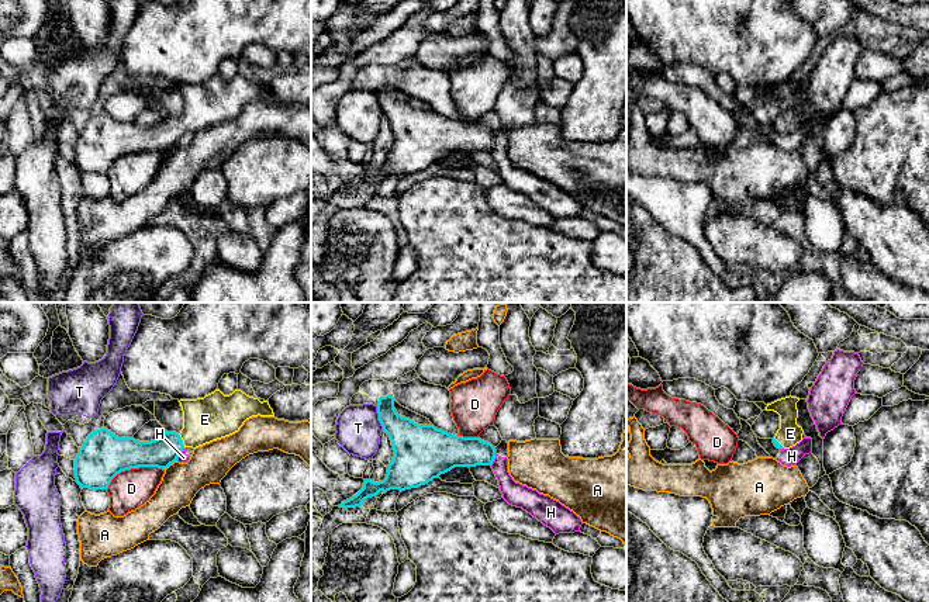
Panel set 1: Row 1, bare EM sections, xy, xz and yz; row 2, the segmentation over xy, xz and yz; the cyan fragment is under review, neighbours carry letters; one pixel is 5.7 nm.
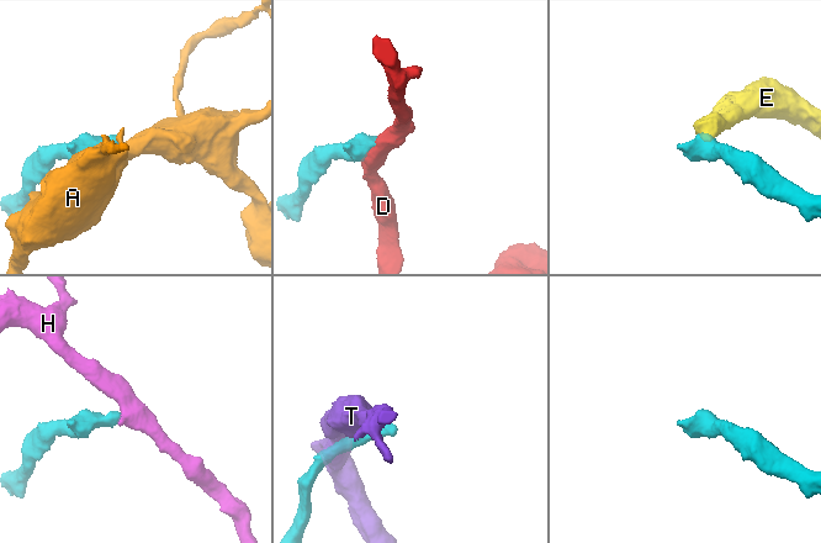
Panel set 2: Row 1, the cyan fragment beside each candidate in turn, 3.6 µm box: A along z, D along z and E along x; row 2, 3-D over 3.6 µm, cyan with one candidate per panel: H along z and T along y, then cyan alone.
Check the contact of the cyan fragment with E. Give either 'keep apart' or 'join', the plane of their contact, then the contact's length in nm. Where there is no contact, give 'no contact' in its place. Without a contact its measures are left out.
join | xy | 90 nm

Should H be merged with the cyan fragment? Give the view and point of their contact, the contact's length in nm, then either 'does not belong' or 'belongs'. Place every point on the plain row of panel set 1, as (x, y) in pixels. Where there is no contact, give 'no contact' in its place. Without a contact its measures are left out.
meets cyan in xz at (494, 142); contact 90 nm long; does not belong

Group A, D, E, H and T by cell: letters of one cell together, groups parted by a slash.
A / D / E / H / T

